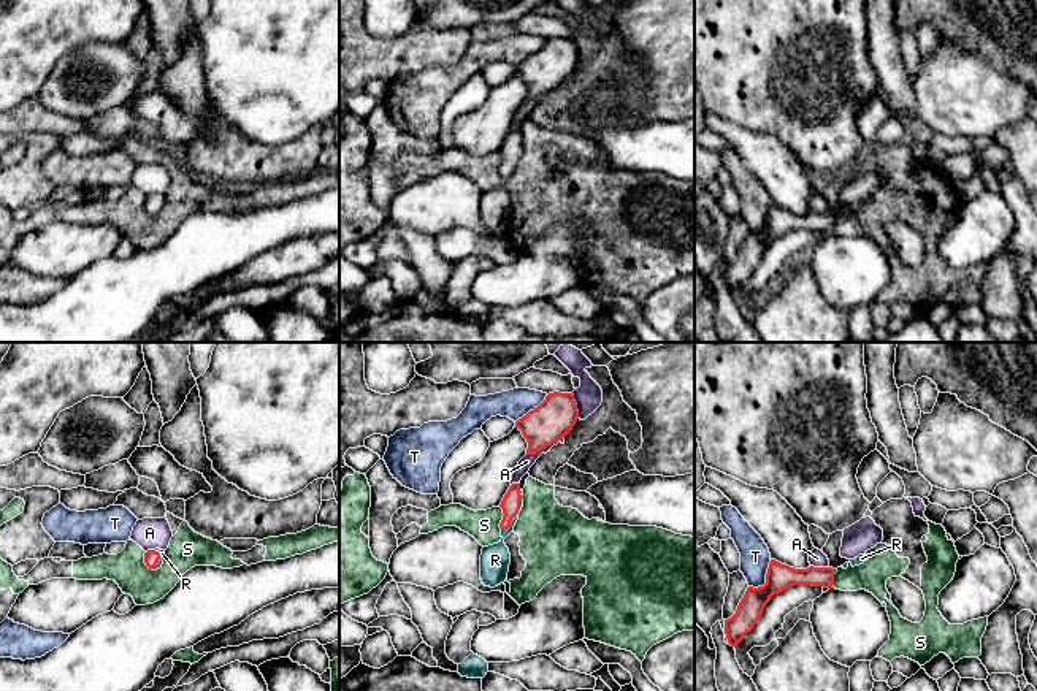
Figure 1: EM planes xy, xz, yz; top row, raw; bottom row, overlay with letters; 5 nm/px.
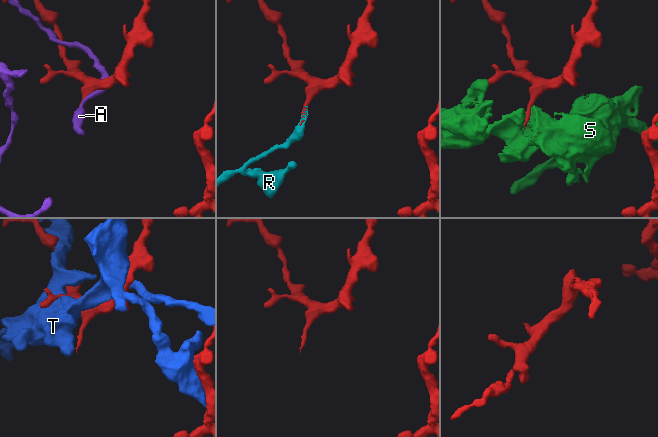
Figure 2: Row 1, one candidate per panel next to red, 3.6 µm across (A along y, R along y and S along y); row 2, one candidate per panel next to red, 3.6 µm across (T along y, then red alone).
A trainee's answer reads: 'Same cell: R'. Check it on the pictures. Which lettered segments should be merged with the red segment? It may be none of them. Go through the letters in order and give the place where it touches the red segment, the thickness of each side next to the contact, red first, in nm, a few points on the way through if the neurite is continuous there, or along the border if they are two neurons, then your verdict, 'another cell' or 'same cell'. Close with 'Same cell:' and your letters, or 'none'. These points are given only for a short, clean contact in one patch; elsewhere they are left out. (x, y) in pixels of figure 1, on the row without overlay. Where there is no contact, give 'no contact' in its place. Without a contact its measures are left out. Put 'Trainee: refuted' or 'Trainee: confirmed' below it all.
A: meets red in xz at (544, 92); 200 nm thick on the red side, 70 nm on the other; another cell
R: meets red in xz at (514, 160); 100 nm thick on the red side, 150 nm on the other; runs through xz (511, 148), (514, 160), (503, 179), (495, 205); same cell
S: meets red in xz at (503, 162); 100 nm thick on the red side, 160 nm on the other; another cell
T: meets red in yz at (766, 224); 140 nm thick on the red side, 150 nm on the other; another cell
Same cell: R
Trainee: confirmed

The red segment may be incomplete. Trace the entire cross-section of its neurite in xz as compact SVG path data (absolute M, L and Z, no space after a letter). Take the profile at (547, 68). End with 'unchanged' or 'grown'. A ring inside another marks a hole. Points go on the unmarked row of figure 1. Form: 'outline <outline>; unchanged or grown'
outline M553 36L545 44L515 67L528 87L526 100L536 100L542 94L561 86L579 63L572 38Z; unchanged

